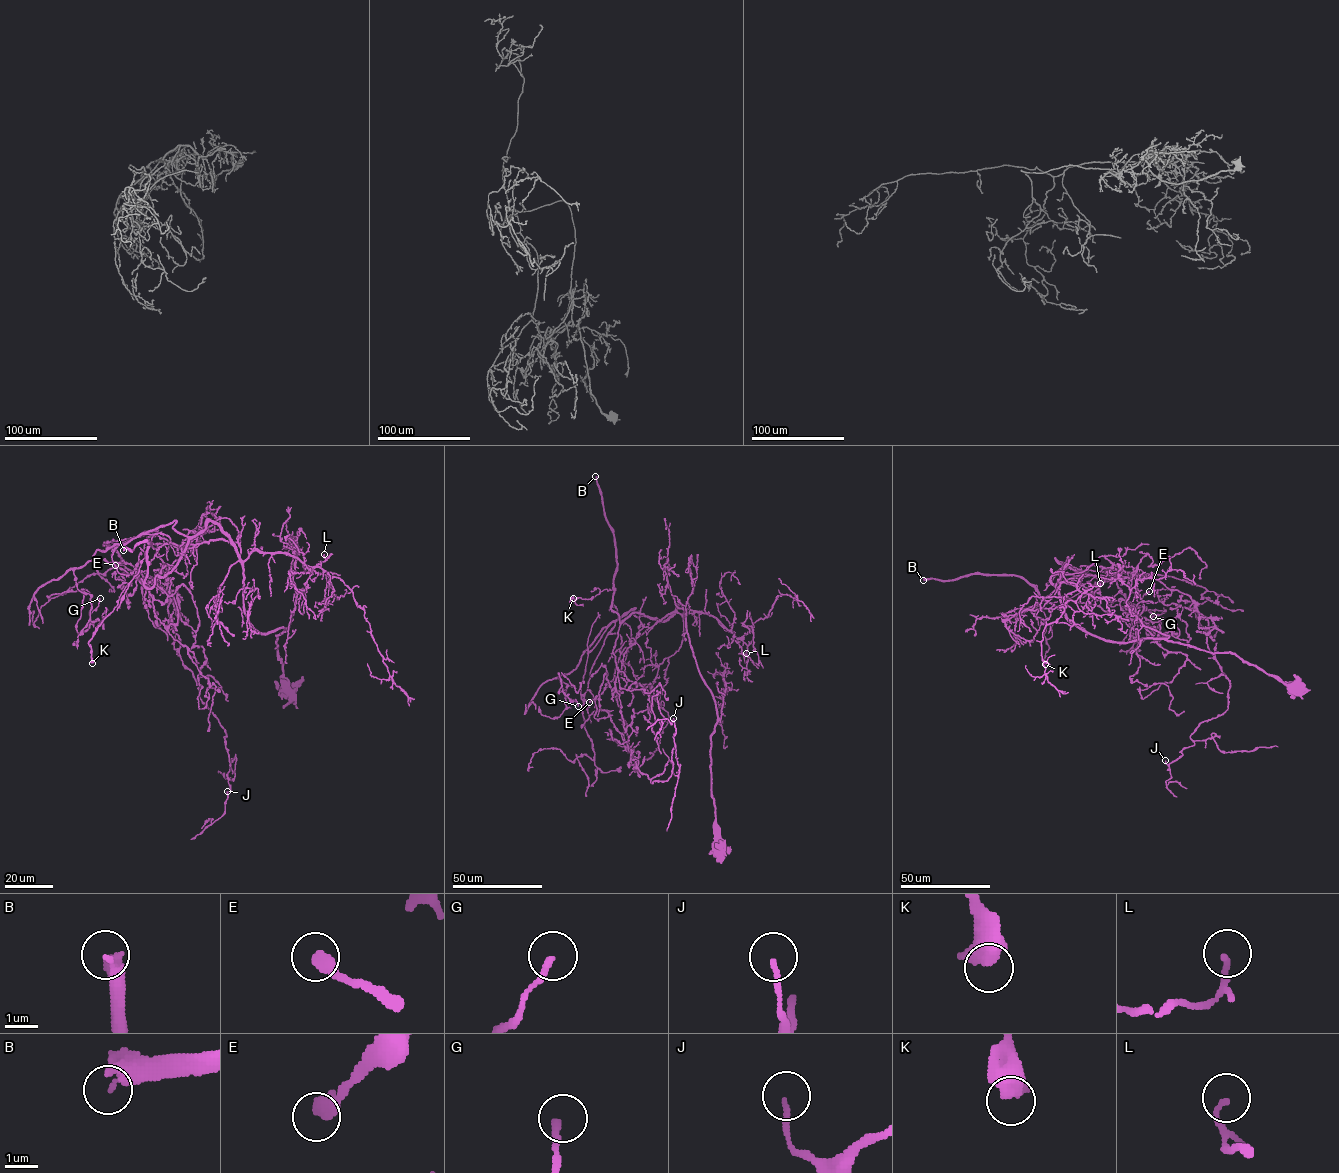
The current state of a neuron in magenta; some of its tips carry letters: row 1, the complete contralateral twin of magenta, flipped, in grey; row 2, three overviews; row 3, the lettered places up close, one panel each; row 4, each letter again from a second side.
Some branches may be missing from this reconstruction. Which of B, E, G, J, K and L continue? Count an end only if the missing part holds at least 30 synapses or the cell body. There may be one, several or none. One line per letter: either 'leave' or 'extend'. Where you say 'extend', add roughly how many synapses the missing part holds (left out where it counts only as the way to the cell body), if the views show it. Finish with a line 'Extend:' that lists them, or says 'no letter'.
B: extend; 850 synapses
E: leave
G: leave
J: leave
K: extend; 250 synapses
L: leave
Extend: B, K

